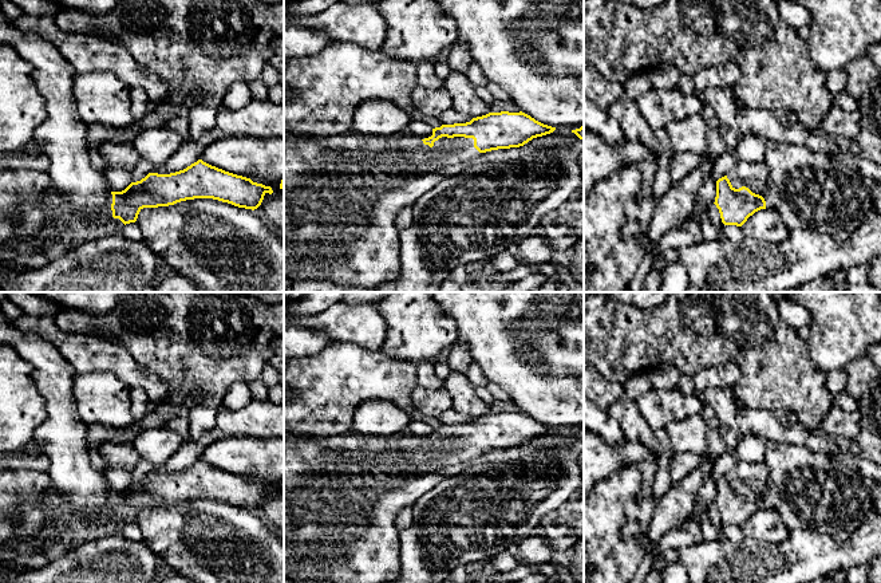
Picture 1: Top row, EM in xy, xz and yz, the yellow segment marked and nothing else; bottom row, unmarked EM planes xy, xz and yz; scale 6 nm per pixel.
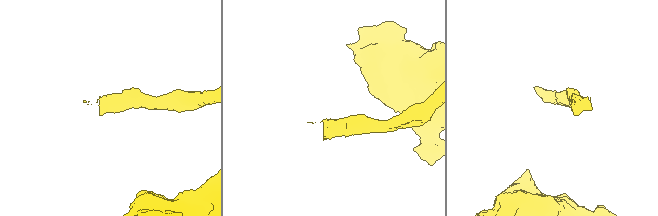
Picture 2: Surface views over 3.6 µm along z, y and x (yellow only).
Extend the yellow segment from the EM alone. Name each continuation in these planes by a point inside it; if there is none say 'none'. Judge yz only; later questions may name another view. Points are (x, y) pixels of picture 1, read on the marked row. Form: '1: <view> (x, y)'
1: yz (754, 176)

